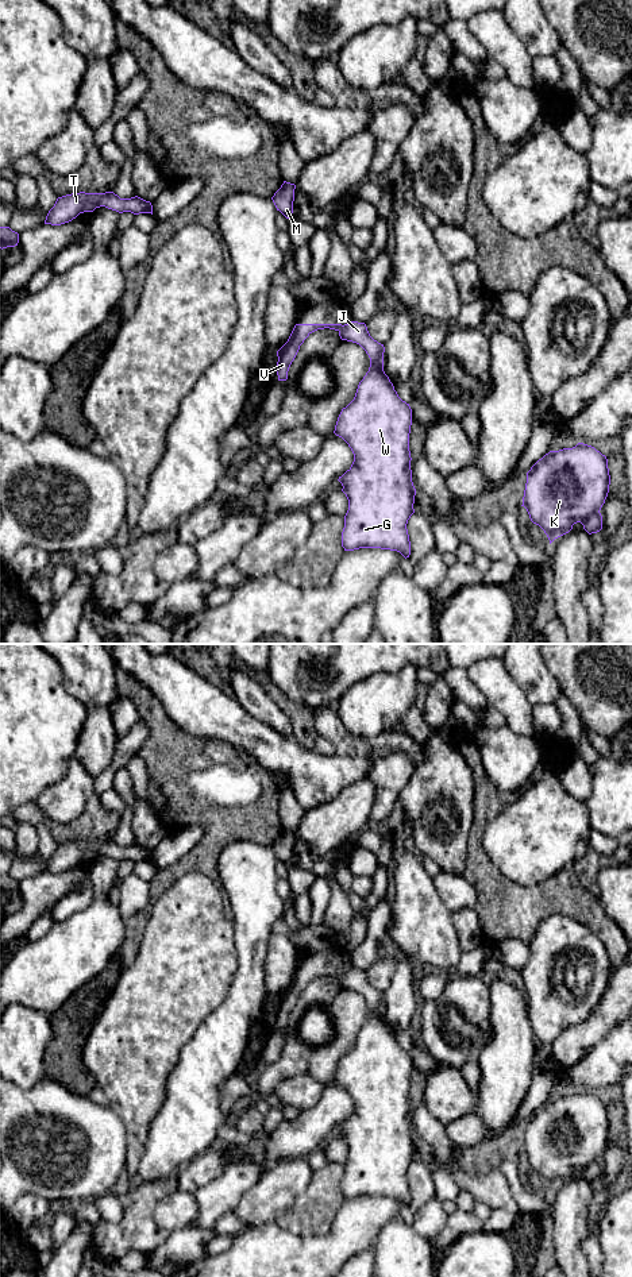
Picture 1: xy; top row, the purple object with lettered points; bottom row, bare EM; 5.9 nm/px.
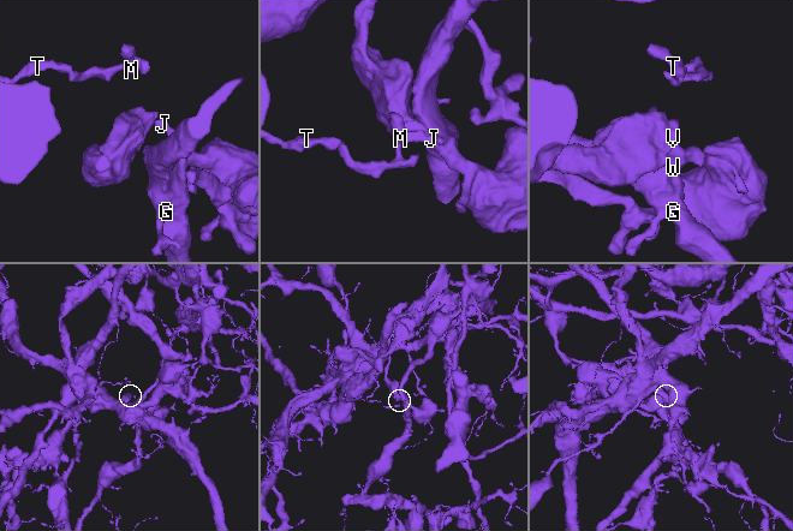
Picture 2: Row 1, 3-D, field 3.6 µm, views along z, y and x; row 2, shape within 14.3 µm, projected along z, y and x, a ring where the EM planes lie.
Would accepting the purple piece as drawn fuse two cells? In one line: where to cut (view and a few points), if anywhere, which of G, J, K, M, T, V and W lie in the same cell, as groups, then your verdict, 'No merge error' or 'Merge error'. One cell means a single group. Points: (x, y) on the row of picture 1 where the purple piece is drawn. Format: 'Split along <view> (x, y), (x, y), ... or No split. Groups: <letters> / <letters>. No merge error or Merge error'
Split along xy (598, 510), (593, 512), (582, 524). Groups: G J K W / M T V. Merge error

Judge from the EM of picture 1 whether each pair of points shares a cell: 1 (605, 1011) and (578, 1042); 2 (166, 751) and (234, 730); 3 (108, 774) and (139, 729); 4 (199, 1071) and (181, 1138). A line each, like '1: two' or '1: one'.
1: one
2: two
3: one
4: one

